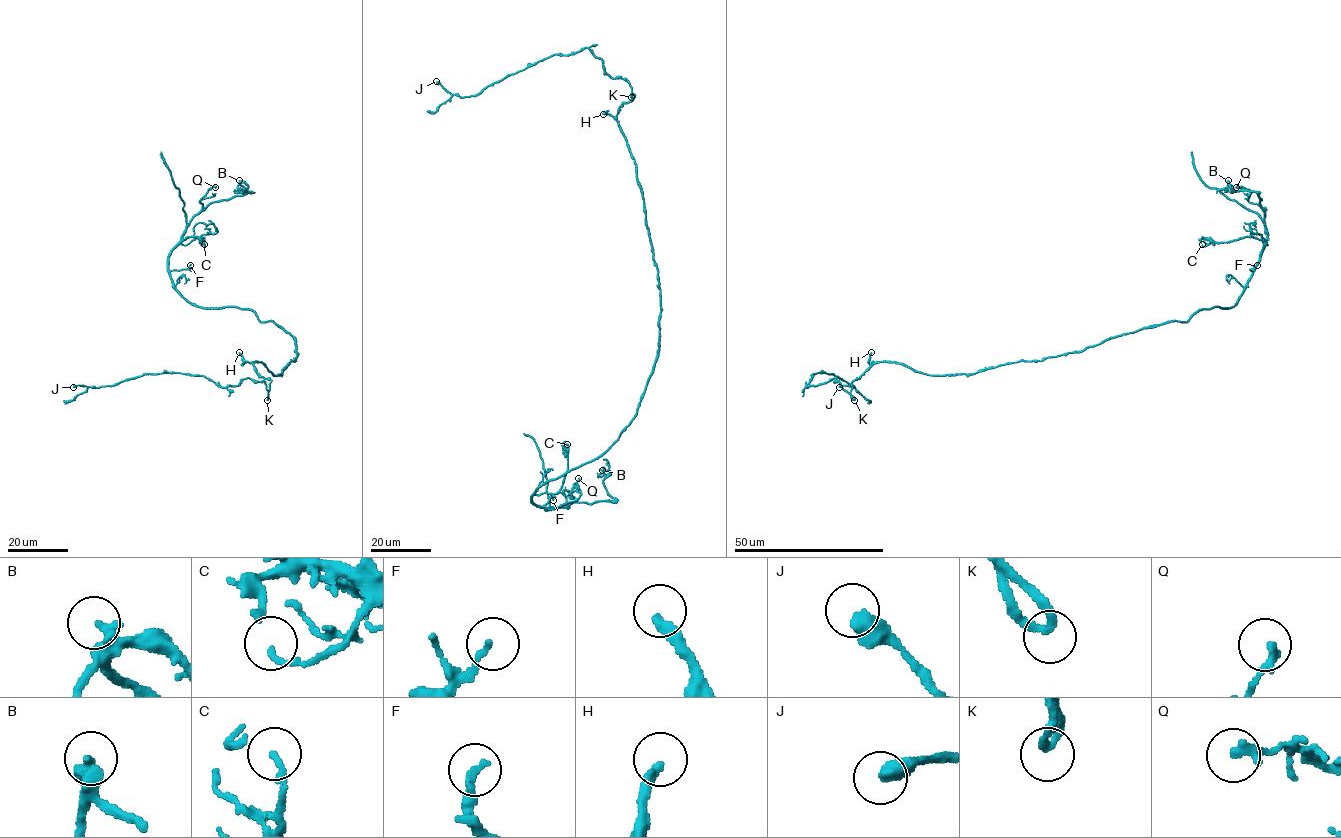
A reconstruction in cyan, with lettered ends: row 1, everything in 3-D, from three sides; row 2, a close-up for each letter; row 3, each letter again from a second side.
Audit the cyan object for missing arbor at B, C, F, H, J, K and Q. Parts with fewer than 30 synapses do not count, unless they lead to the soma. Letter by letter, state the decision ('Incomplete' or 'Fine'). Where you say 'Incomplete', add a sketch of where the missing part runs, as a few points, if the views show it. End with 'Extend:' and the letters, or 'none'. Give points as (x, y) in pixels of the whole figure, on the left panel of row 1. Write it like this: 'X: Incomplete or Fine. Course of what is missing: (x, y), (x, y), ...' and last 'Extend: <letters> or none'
B: Fine
C: Fine
F: Fine
H: Incomplete. Course of what is missing: (239, 352), (202, 274), (225, 219), (215, 127), (169, 122), (161, 105), (184, 104)
J: Incomplete. Course of what is missing: (73, 387), (64, 402), (42, 399), (49, 408), (38, 405), (34, 409)
K: Fine
Q: Fine
Extend: H, J

